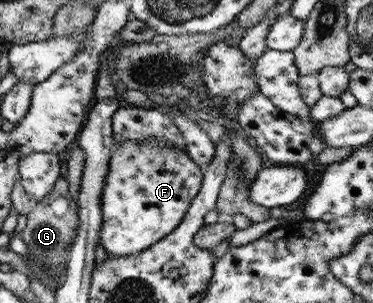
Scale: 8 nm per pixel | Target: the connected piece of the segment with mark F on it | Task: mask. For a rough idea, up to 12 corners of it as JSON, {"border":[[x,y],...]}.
{"border":[[153,137],[112,141],[98,242],[131,256],[179,224],[203,169]]}

